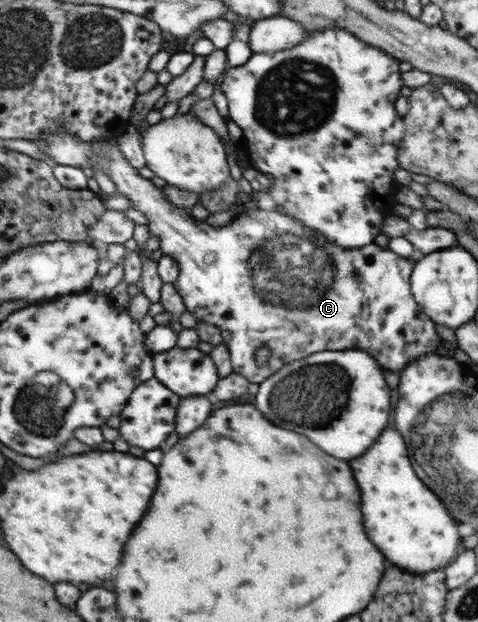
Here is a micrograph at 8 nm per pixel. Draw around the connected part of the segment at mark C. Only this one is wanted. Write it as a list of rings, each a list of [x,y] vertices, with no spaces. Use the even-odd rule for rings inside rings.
[[[61,131],[39,141],[42,149],[54,160],[54,165],[91,168],[92,173],[95,172],[96,143],[113,143],[110,153],[103,153],[100,158],[102,170],[106,170],[111,180],[114,180],[117,193],[130,199],[132,208],[146,216],[149,237],[157,237],[160,241],[158,250],[176,262],[179,272],[171,284],[181,297],[186,311],[197,321],[219,329],[222,344],[228,350],[232,372],[244,376],[248,382],[259,384],[283,365],[305,358],[313,352],[351,348],[351,340],[353,348],[367,350],[367,354],[375,358],[383,369],[397,372],[404,370],[416,356],[431,354],[442,346],[443,342],[435,331],[434,322],[427,318],[410,293],[410,274],[415,260],[403,258],[374,243],[344,249],[325,242],[319,232],[305,228],[305,225],[285,214],[260,210],[253,205],[243,214],[235,216],[229,224],[213,228],[203,221],[191,218],[185,208],[167,202],[161,188],[155,187],[149,179],[139,174],[138,168],[132,165],[120,149],[118,139],[84,141],[79,135]],[[261,347],[267,347],[270,355],[262,365],[258,365],[255,351]]]

